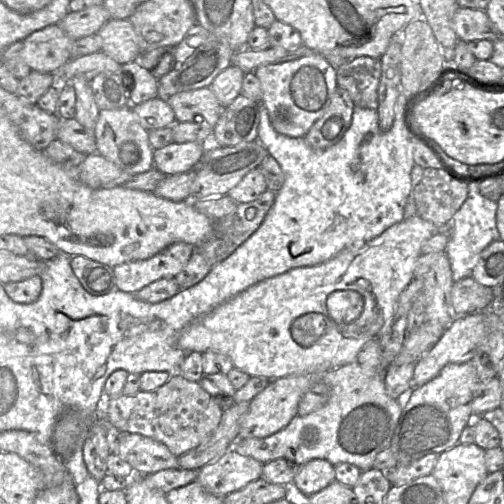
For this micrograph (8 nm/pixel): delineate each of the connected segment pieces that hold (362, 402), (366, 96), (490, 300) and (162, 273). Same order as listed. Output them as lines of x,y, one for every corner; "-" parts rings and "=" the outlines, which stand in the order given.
380,338
367,342
349,364
321,376
330,388
327,403
305,416
296,415
279,431
265,438
238,438
232,448
262,464
285,458
300,466
313,459
325,459
333,466
350,463
361,472
373,467
378,453
390,446
402,407
388,395
381,363
=
357,57
336,70
337,85
346,89
356,106
377,110
380,58
=
470,275
453,282
451,300
455,313
470,314
481,312
494,303
493,290
486,287
=
175,242
151,258
113,267
116,289
134,294
161,278
175,277
187,264
196,247

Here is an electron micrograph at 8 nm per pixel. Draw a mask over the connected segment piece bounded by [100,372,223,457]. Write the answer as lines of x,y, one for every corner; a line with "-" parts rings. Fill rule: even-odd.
178,372
172,373
162,386
133,395
107,397
100,405
103,419
119,432
137,433
161,442
175,456
208,440
216,429
223,408
201,387

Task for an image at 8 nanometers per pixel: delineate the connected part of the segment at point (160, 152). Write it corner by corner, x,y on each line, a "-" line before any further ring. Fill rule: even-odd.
199,142
175,143
153,151
153,161
156,169
165,176
190,171
204,154
204,144

